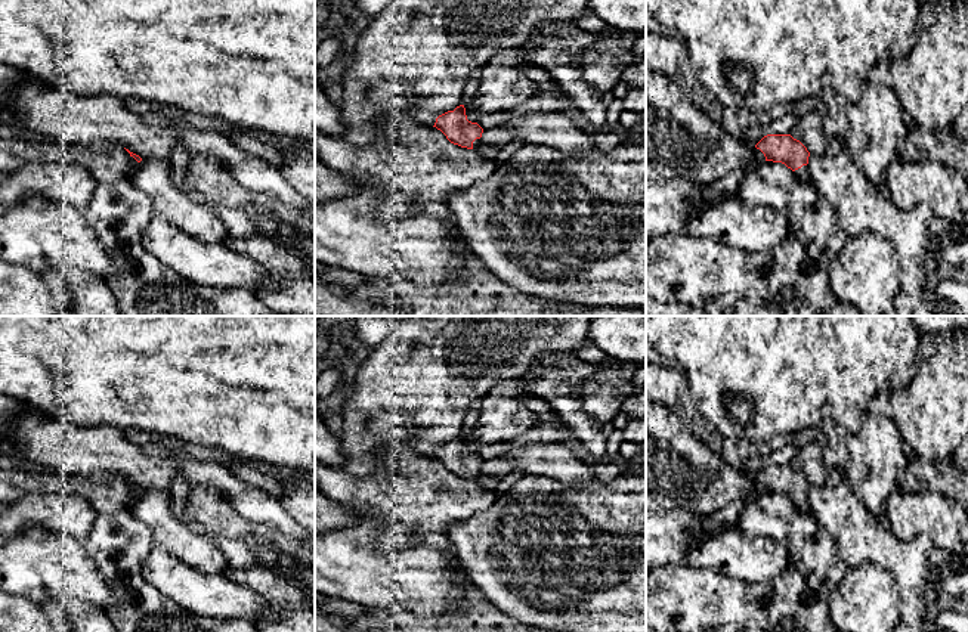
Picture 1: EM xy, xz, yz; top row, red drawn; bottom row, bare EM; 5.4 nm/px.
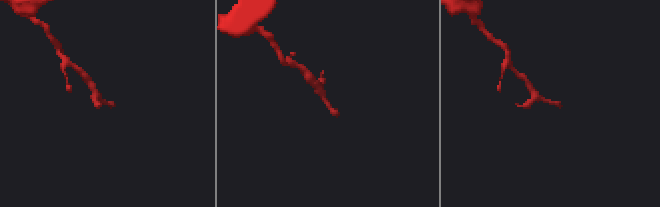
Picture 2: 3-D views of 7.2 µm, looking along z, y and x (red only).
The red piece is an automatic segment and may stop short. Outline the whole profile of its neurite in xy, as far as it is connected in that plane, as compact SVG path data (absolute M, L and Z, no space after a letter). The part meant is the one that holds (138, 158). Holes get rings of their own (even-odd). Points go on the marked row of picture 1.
M126 149L139 165L133 171L132 185L152 202L152 211L163 216L174 227L207 244L228 242L225 223L205 204L191 201L171 180L166 159L140 158Z

